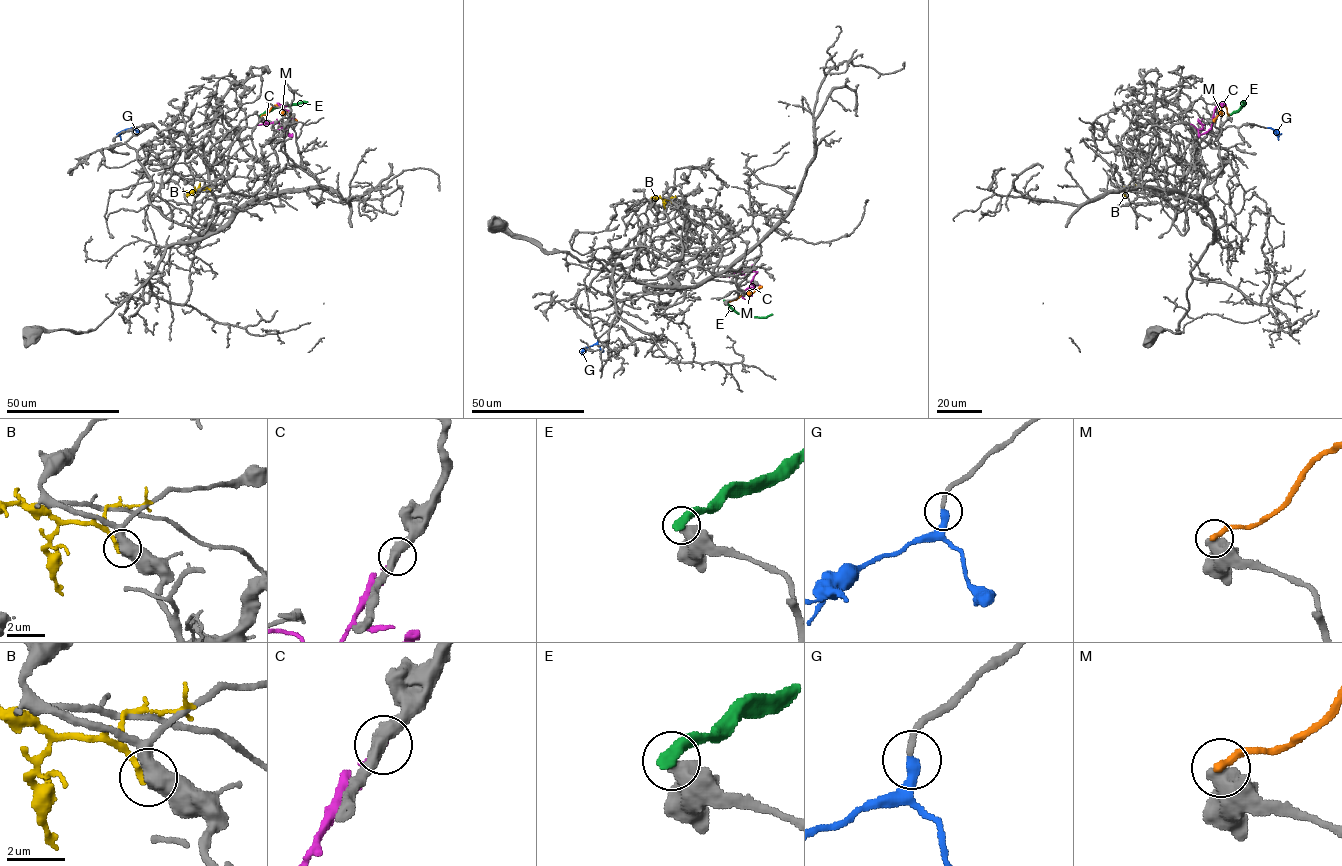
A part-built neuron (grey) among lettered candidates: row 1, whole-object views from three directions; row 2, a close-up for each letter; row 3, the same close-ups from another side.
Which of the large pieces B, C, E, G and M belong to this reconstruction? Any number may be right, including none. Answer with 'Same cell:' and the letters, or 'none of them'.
Same cell: G

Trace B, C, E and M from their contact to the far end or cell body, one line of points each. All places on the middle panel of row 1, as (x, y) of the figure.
B: (672, 202), (651, 197)
C: (755, 263), (750, 270), (755, 272), (751, 283), (754, 287), (743, 292), (751, 295)
E: (724, 301), (738, 313), (760, 317), (772, 314)
M: (725, 301), (736, 300), (762, 286)

